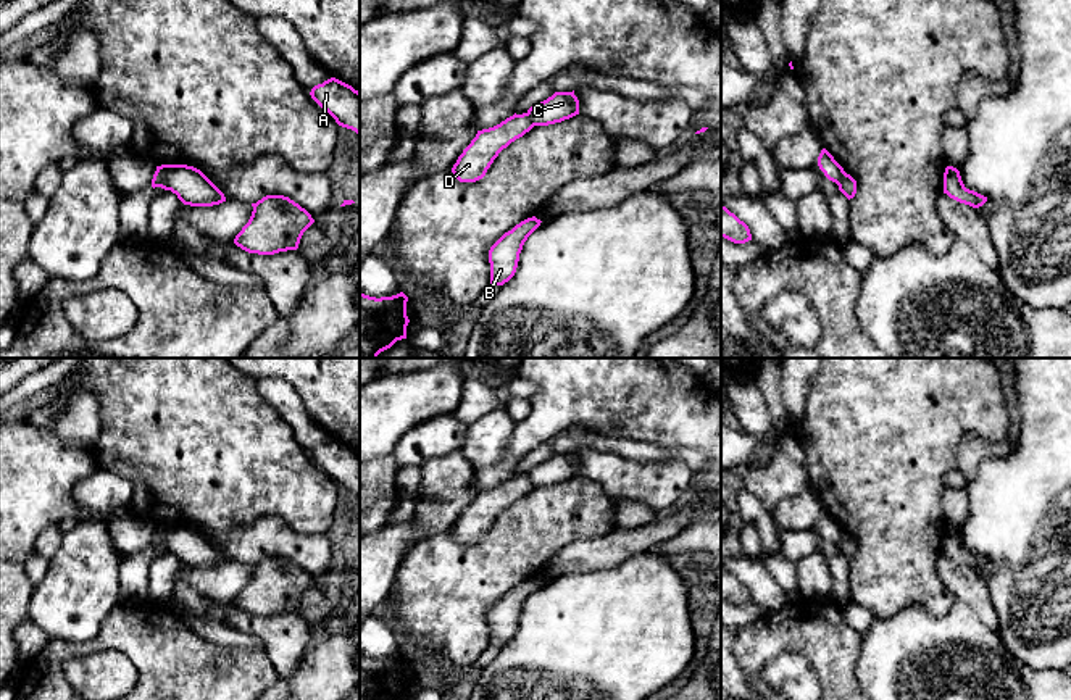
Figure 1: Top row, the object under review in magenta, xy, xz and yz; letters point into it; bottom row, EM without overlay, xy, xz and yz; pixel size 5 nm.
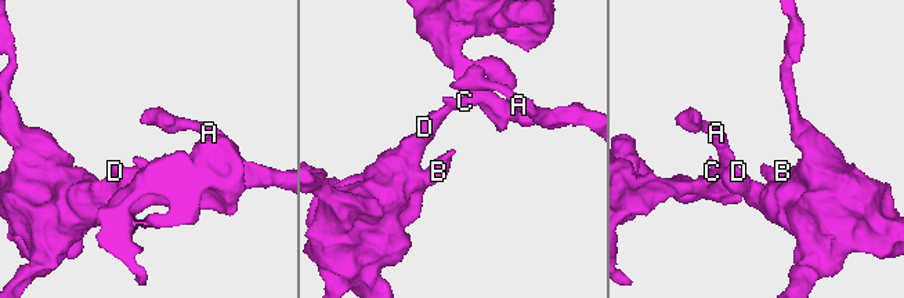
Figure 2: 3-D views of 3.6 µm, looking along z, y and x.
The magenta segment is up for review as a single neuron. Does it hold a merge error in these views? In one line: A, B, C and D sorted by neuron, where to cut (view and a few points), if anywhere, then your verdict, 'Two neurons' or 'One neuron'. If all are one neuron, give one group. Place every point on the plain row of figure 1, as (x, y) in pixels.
Groups: A C / B D. Split along xy (157, 531), (168, 550). Two neurons

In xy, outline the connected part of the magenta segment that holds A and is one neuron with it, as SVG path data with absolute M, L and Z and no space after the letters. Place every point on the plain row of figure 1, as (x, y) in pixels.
M331 439L310 453L311 460L327 473L339 487L360 497L360 453L352 447Z

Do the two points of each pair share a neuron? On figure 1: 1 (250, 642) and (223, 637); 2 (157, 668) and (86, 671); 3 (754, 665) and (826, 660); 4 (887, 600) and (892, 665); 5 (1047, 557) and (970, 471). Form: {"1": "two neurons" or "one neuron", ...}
{"1": "one neuron", "2": "two neurons", "3": "one neuron", "4": "two neurons", "5": "two neurons"}

